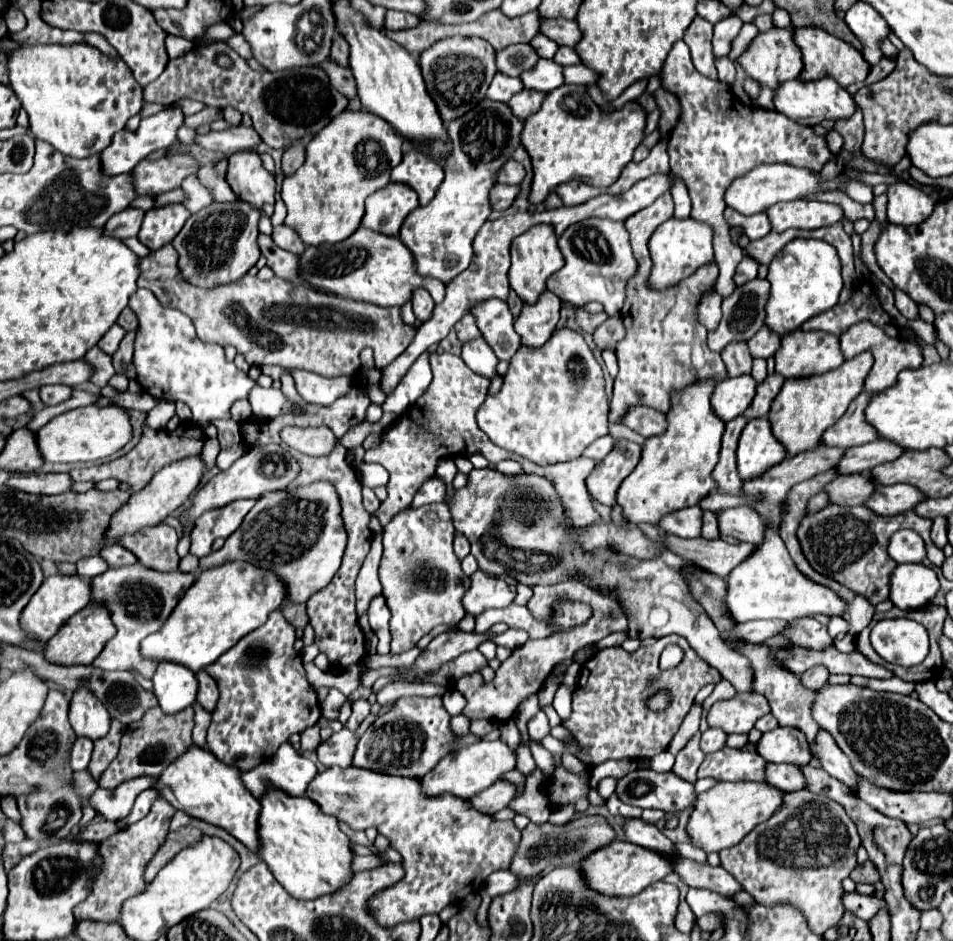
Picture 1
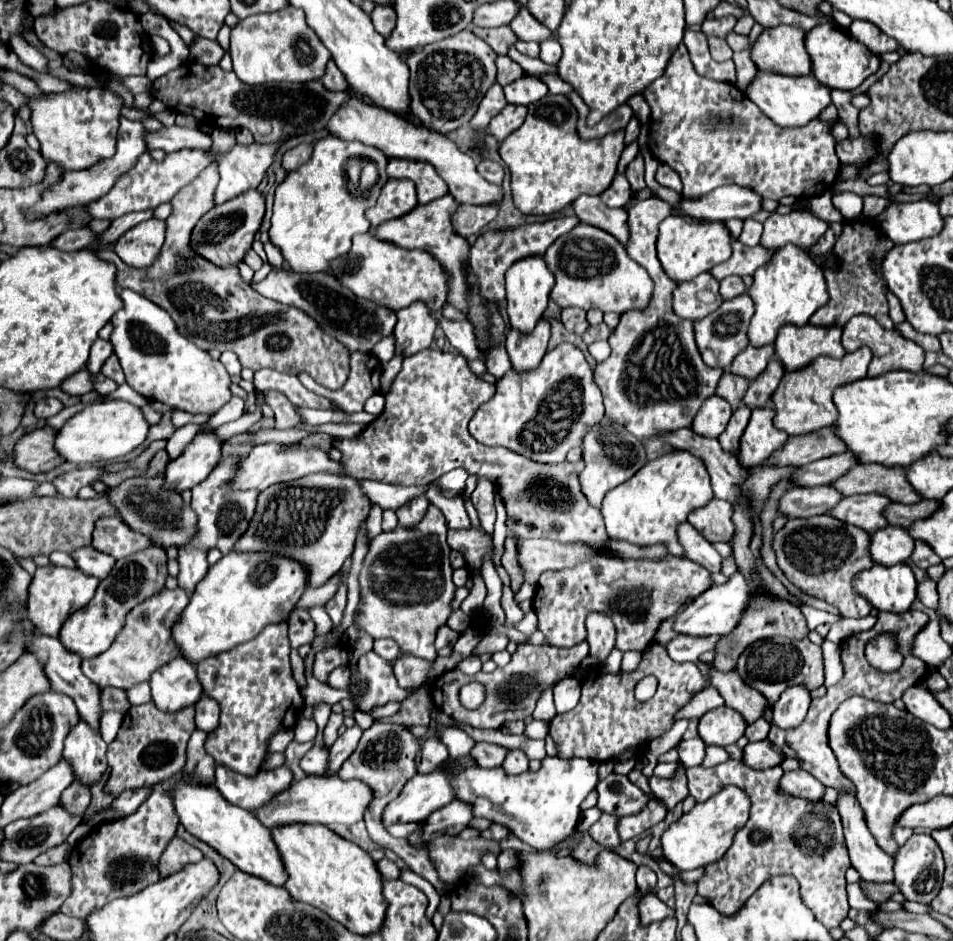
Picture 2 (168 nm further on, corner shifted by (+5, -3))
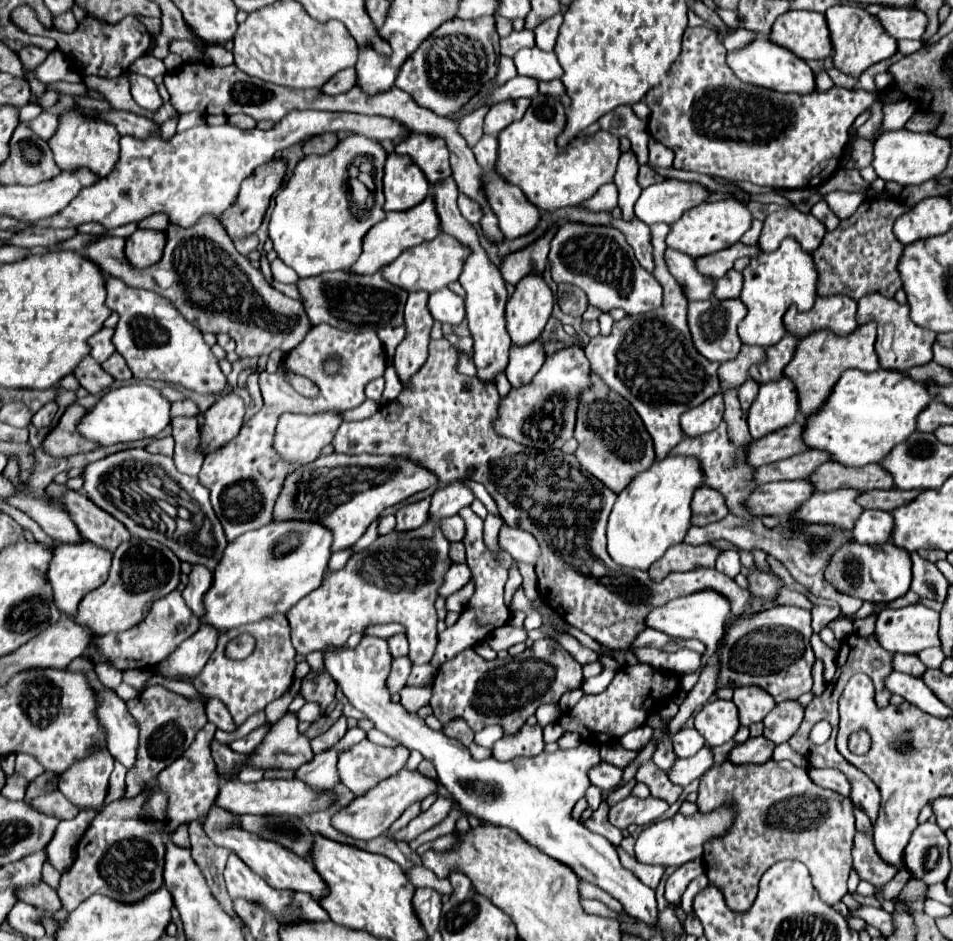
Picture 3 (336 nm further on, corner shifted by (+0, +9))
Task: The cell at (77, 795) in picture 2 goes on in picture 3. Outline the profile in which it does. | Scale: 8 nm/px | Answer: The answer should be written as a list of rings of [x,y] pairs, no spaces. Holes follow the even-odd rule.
[[[57,790],[57,792],[49,792],[47,796],[37,796],[35,800],[29,800],[31,808],[39,808],[39,812],[45,812],[49,816],[55,816],[59,820],[71,820],[75,818],[79,812],[73,808],[73,804]]]

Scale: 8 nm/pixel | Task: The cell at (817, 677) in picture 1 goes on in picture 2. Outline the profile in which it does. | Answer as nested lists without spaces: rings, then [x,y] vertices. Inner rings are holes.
[[[802,684],[786,688],[786,692],[782,692],[782,696],[772,708],[774,710],[772,722],[780,728],[794,728],[802,724],[802,720],[806,718],[808,706],[810,706],[810,692],[806,692]]]

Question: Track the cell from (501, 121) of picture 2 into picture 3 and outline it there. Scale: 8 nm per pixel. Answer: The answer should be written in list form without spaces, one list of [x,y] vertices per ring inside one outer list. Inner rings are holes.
[[[527,98],[527,100],[509,100],[509,102],[501,102],[501,104],[491,106],[487,116],[485,116],[483,132],[485,134],[499,134],[511,122],[519,120],[525,114],[525,110],[529,108],[529,104],[531,104],[531,98]]]

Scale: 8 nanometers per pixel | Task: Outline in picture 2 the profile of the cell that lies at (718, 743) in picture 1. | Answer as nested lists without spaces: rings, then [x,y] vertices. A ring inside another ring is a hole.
[[[692,738],[692,740],[684,740],[678,748],[680,752],[680,762],[684,766],[698,766],[702,764],[704,756],[706,756],[706,744],[702,738]]]

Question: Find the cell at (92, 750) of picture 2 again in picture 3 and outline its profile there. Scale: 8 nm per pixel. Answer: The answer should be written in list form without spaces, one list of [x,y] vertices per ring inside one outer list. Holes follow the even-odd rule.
[[[95,750],[91,756],[75,762],[59,778],[59,792],[75,804],[79,810],[97,810],[105,806],[105,796],[109,788],[109,774],[113,770],[113,758],[107,750]]]

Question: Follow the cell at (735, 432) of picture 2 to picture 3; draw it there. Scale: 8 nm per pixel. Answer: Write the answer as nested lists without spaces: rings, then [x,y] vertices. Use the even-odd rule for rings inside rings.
[[[749,378],[745,384],[741,384],[741,386],[737,388],[737,396],[739,396],[739,402],[741,402],[743,412],[749,410],[751,402],[753,402],[755,396],[757,396],[757,390],[759,390],[759,384],[757,384],[753,378]]]

